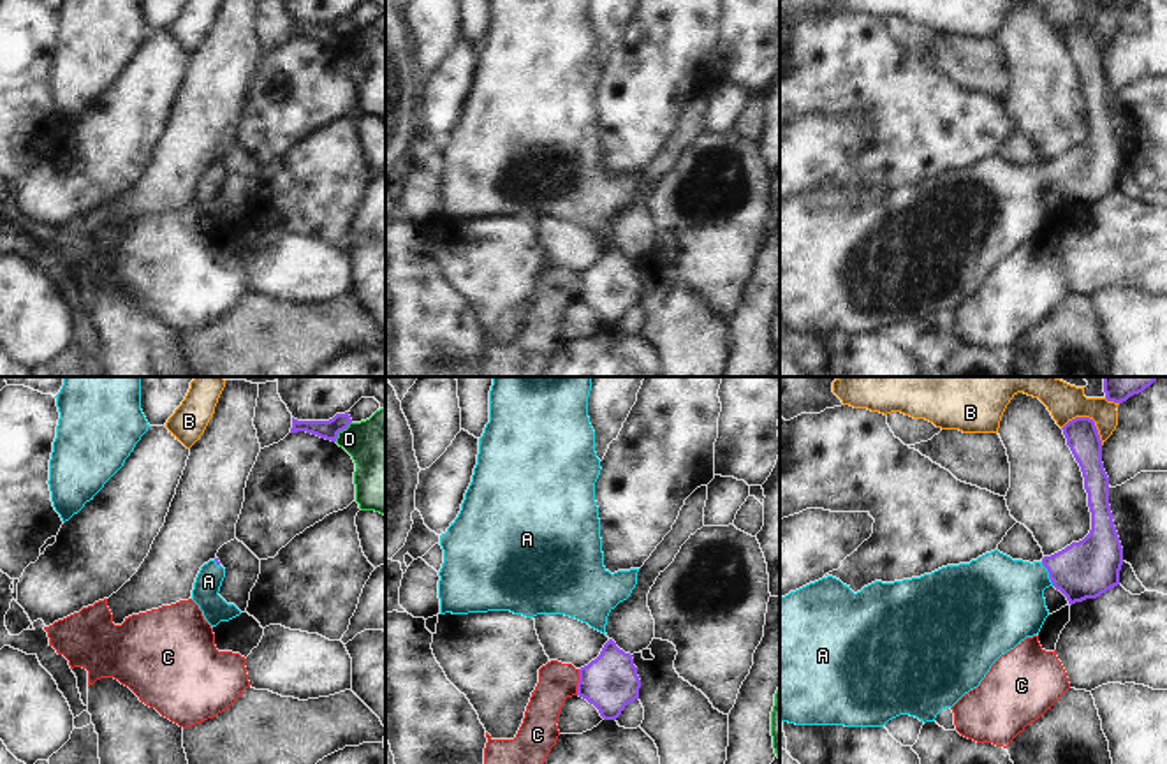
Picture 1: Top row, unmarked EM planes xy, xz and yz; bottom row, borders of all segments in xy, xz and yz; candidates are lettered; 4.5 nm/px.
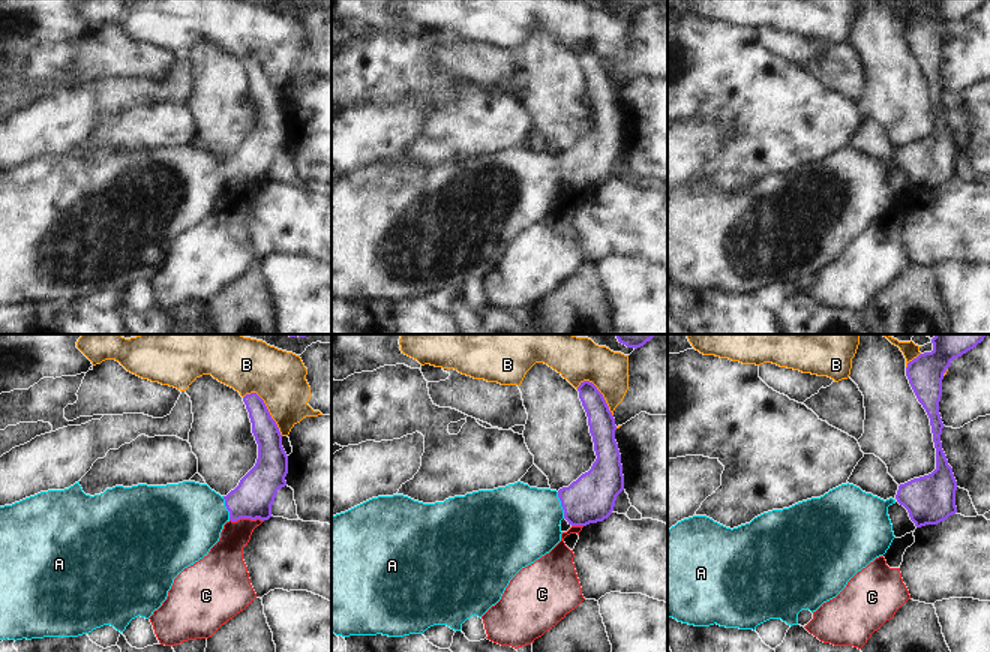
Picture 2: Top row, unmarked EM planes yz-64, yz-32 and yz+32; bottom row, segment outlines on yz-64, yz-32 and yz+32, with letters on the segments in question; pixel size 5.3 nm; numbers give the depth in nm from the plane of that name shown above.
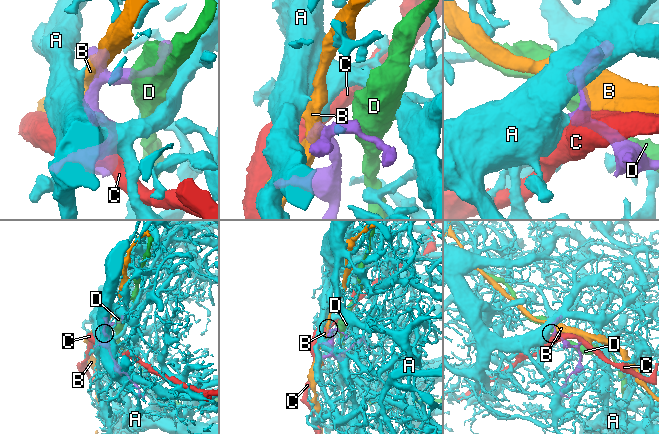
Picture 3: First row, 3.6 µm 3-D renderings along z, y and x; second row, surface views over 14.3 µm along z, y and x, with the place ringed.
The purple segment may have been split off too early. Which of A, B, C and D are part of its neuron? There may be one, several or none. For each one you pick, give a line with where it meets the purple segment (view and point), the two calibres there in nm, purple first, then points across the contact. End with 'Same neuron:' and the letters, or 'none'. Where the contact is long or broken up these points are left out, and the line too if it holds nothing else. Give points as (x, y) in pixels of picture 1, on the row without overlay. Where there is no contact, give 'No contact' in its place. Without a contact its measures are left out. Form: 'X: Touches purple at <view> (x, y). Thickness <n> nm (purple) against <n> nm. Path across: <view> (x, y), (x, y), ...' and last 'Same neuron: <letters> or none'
A: Touches purple at yz (1049, 180). Thickness 260 nm (purple) against 380 nm. Path across: yz (1086, 175), (1049, 180), (1025, 187), (1002, 206)
Same neuron: A

